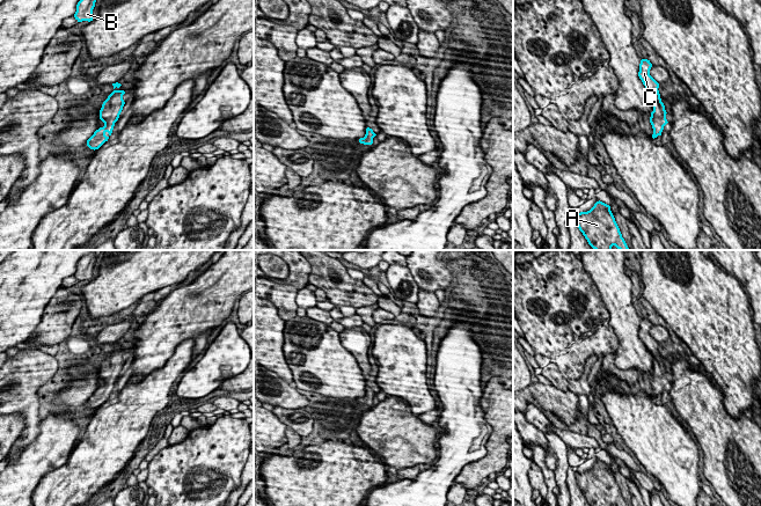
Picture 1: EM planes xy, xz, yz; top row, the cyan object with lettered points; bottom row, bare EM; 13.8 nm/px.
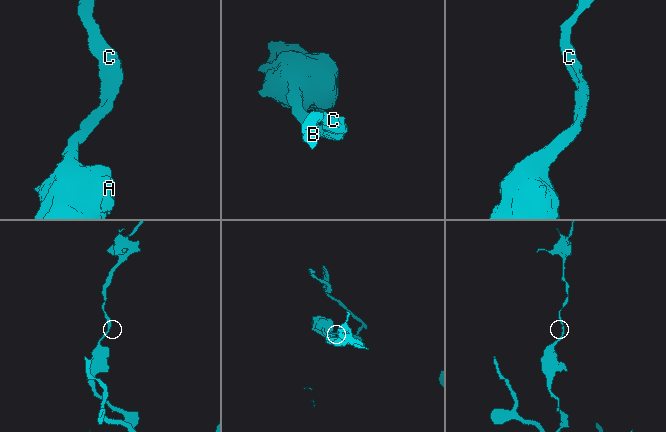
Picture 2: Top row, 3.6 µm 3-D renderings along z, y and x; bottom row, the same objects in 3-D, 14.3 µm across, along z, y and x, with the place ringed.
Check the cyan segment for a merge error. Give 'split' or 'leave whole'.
leave whole

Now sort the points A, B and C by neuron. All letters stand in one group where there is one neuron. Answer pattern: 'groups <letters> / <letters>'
groups A B C

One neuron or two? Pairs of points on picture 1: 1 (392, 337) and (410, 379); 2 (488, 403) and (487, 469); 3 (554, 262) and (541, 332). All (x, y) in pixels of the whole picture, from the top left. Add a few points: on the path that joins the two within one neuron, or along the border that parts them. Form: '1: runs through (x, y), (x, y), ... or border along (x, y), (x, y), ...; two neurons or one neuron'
1: runs through (397, 347), (402, 356), (402, 368); one neuron
2: runs through (498, 419), (498, 453); one neuron
3: runs through (556, 279), (555, 312), (553, 315); one neuron

